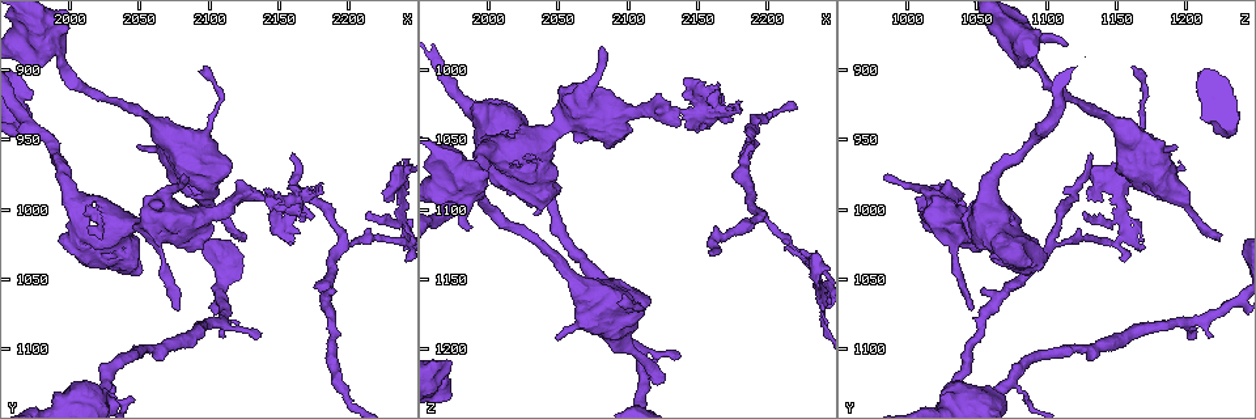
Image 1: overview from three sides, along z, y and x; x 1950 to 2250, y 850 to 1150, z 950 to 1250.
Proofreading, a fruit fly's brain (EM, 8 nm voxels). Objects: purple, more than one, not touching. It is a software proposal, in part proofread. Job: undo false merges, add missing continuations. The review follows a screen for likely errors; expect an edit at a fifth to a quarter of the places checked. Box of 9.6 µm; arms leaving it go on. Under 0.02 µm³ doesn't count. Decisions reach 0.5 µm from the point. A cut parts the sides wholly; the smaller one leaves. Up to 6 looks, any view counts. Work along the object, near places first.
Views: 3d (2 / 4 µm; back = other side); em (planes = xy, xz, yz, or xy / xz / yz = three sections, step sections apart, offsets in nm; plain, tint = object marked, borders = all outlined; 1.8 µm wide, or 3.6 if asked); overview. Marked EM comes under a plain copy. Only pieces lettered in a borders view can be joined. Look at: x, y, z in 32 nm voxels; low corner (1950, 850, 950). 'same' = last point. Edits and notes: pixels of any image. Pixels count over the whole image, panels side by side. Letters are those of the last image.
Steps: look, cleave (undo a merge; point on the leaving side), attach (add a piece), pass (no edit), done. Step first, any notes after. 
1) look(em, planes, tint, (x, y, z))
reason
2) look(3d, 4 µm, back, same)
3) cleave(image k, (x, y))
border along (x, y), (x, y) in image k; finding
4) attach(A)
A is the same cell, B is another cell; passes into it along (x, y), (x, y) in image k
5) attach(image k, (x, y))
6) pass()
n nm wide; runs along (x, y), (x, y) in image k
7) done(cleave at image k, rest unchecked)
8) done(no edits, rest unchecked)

look(3d, 2 µm, (2196, 1026, 1106))
three arms meet

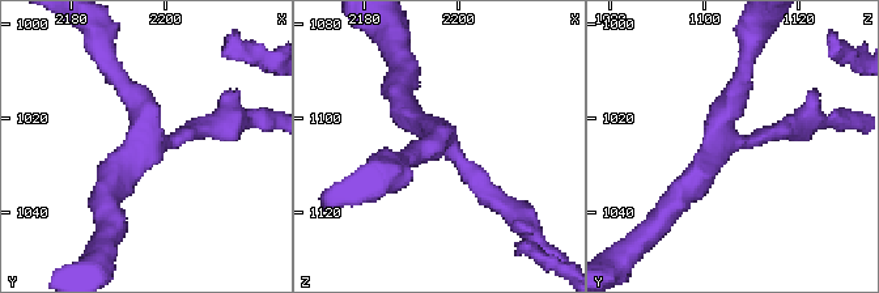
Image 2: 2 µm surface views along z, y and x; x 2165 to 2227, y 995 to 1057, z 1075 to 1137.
look(em, planes, tint, (2198, 1025, 1105))
3 arms; arms of 170, 180, 200 nm; shape alone is not enough

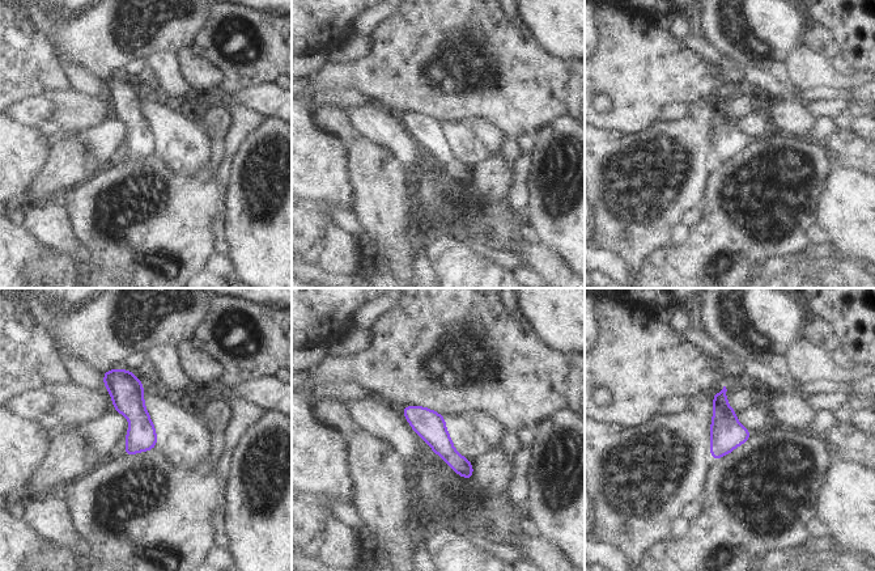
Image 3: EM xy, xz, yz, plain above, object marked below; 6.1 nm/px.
look(em, planes, borders, same)
see the neighbours

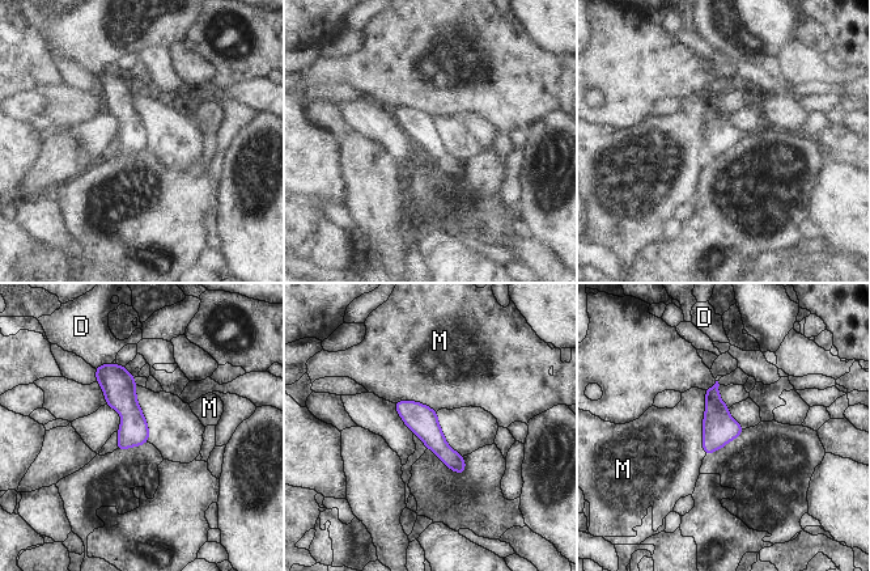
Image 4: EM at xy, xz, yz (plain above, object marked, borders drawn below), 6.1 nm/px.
pass()
D and M are other cells; border along (705, 390), (704, 455) in image 4; all the same cell

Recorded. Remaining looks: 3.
look(3d, 4 µm, (2074, 1068, 1046))
tapers out

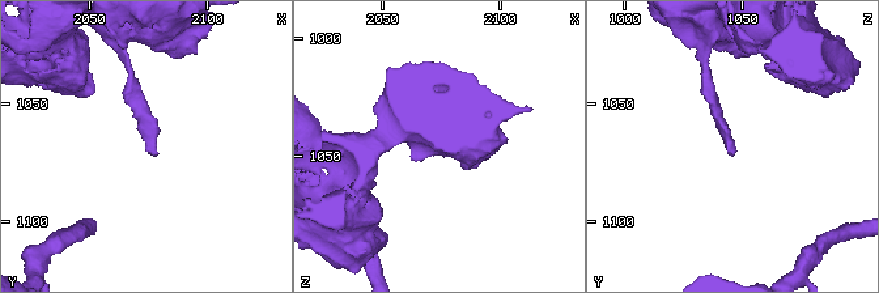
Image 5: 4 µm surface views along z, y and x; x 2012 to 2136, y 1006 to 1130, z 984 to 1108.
look(em, planes, borders, (2074, 1070, 1043))
shape alone is not enough

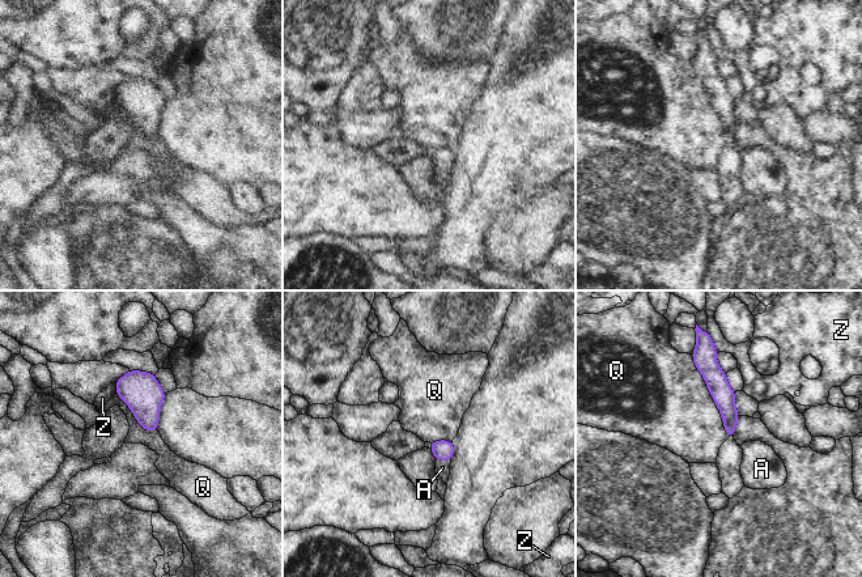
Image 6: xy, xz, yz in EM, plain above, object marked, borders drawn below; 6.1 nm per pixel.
attach(A)
A is the same cell, Q and Z are other cells; passes into it along (442, 449), (442, 458), (442, 467) in image 6; it goes on there

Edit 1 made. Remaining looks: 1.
done(attach at image 6, rest unchecked)

